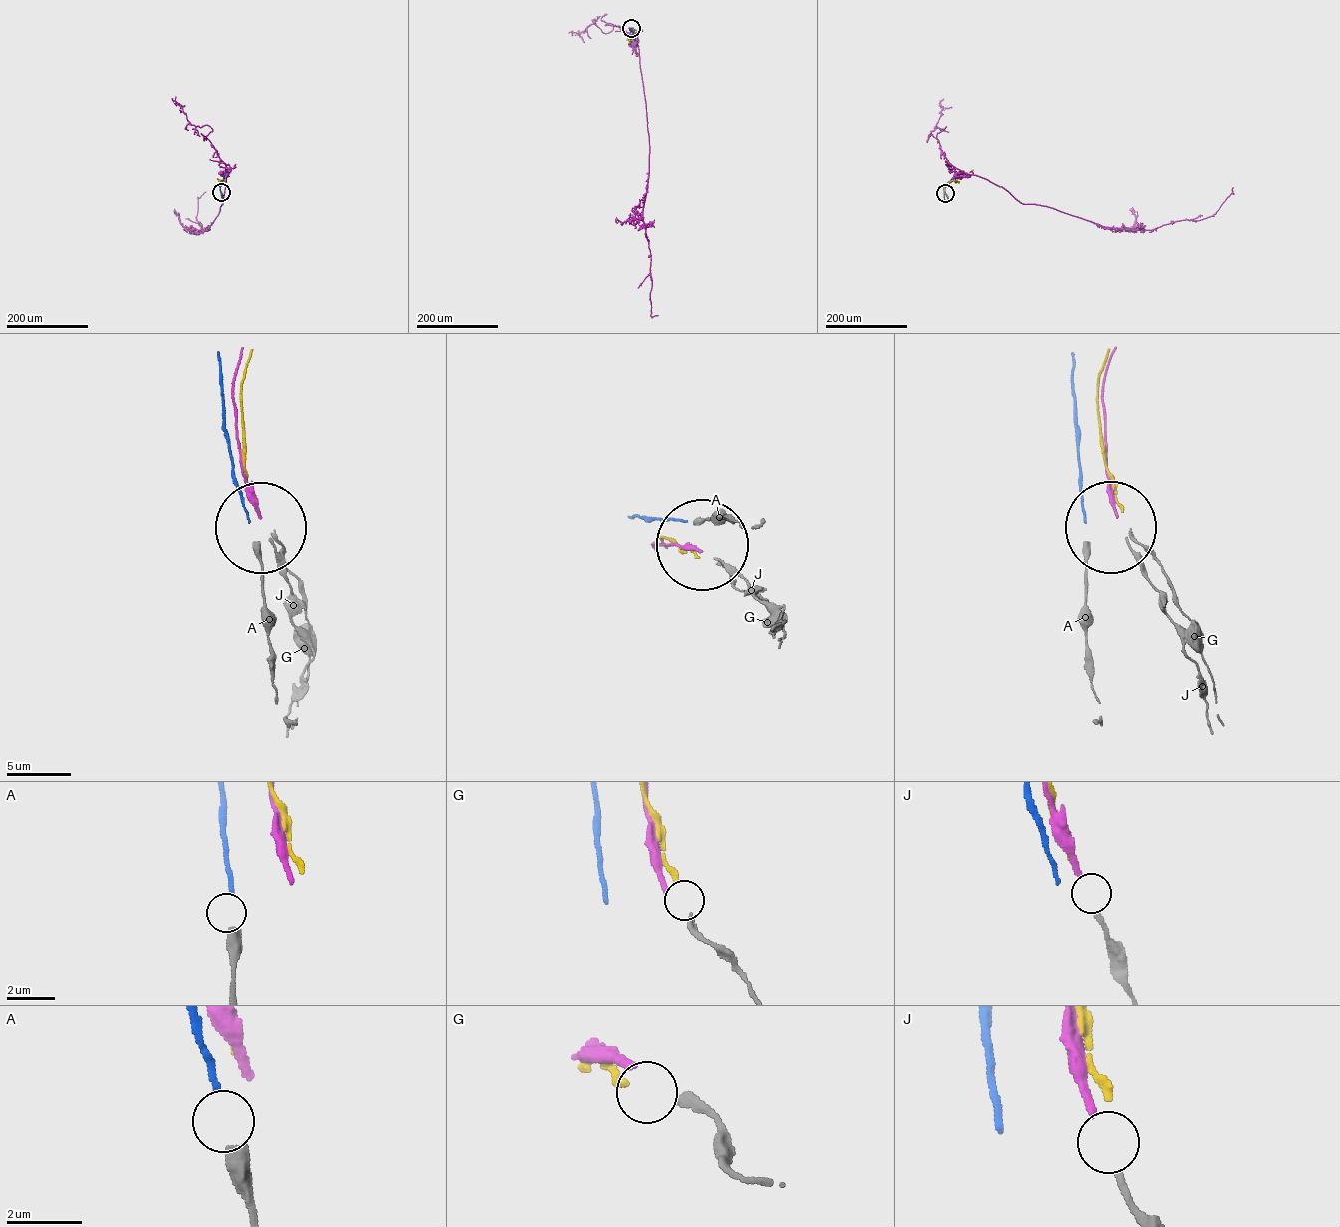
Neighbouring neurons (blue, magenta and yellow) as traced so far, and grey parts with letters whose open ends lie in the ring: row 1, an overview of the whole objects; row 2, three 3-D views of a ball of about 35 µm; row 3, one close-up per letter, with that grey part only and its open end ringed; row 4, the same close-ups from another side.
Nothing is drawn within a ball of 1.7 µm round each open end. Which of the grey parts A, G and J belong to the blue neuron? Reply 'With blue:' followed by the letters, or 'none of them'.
With blue: A

